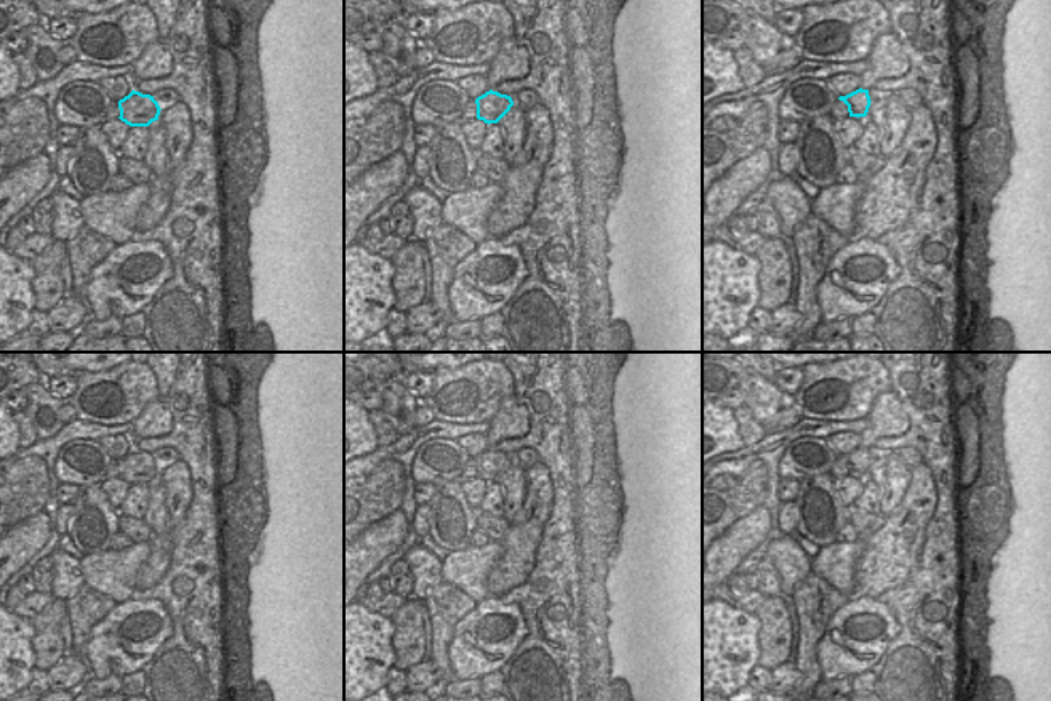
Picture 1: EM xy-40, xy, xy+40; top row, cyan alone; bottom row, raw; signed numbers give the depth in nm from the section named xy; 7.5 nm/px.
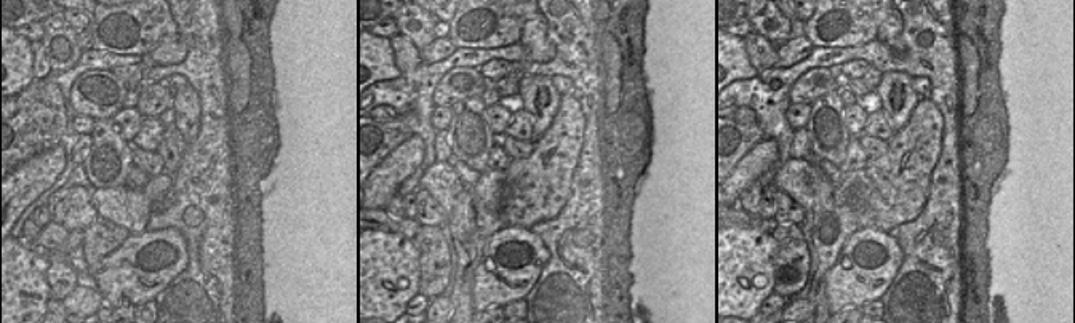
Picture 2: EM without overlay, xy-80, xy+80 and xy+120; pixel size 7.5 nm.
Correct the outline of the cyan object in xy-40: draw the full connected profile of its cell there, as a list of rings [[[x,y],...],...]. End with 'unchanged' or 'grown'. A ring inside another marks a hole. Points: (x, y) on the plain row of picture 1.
[[[134,448],[118,459],[118,467],[118,477],[130,485],[149,485],[158,479],[162,469],[154,455]]]; unchanged

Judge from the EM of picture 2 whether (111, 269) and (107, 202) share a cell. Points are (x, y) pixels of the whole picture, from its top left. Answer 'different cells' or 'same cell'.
different cells

